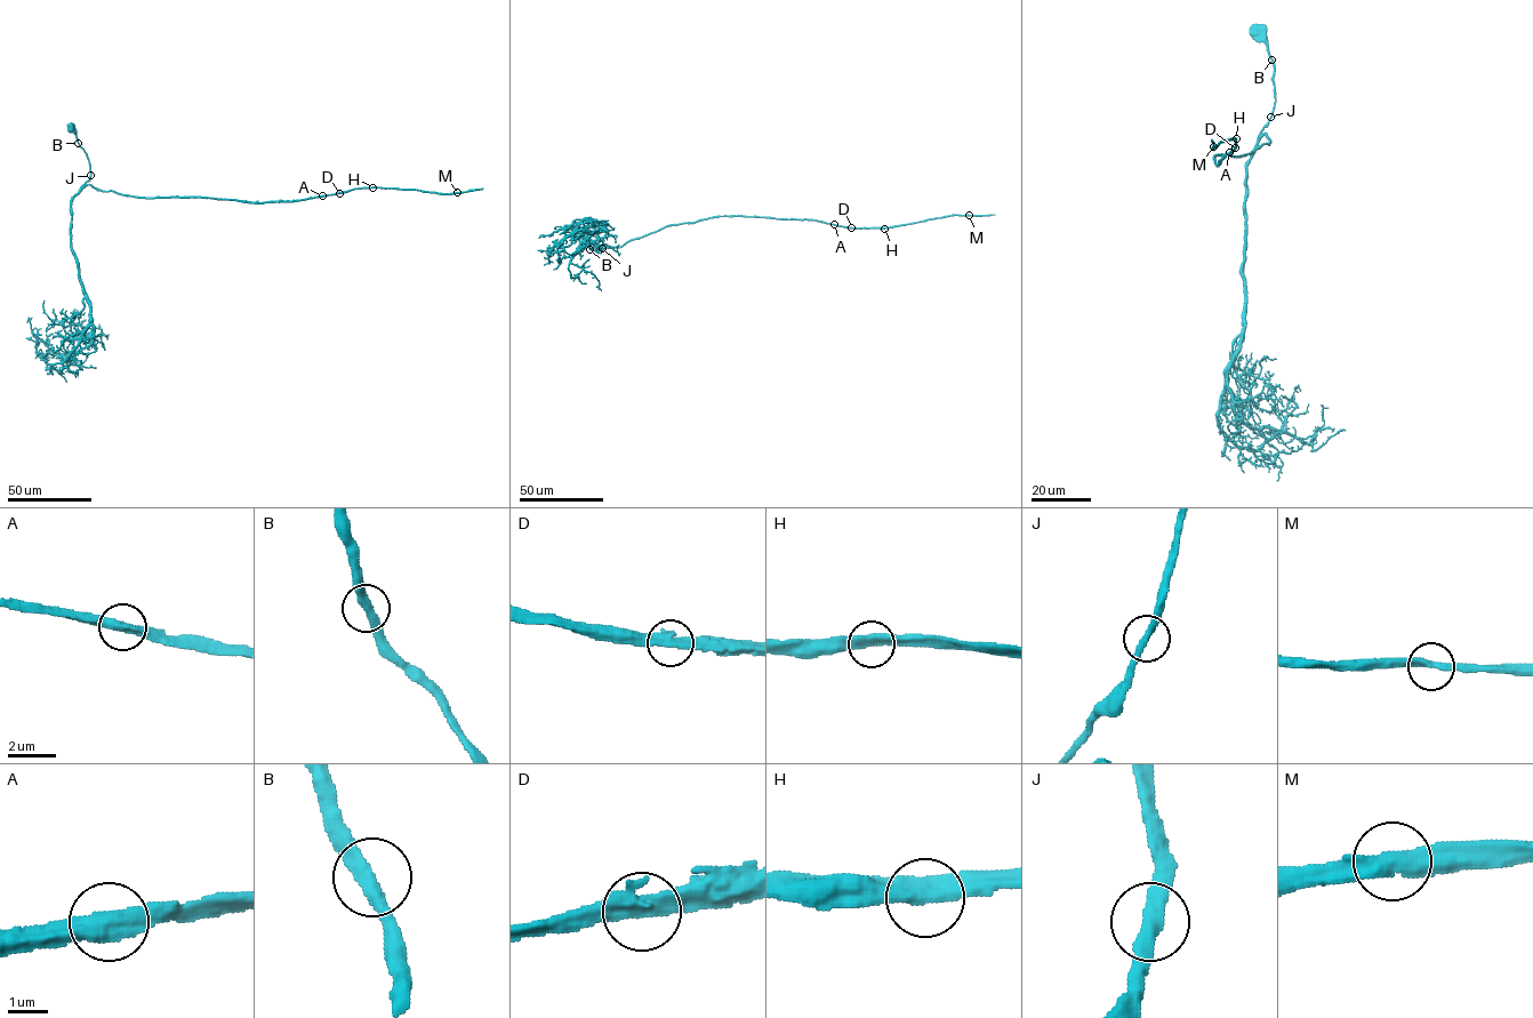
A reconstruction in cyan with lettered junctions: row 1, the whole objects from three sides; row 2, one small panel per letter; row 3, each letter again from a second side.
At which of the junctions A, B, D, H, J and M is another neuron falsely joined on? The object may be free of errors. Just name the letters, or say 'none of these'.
none of these

